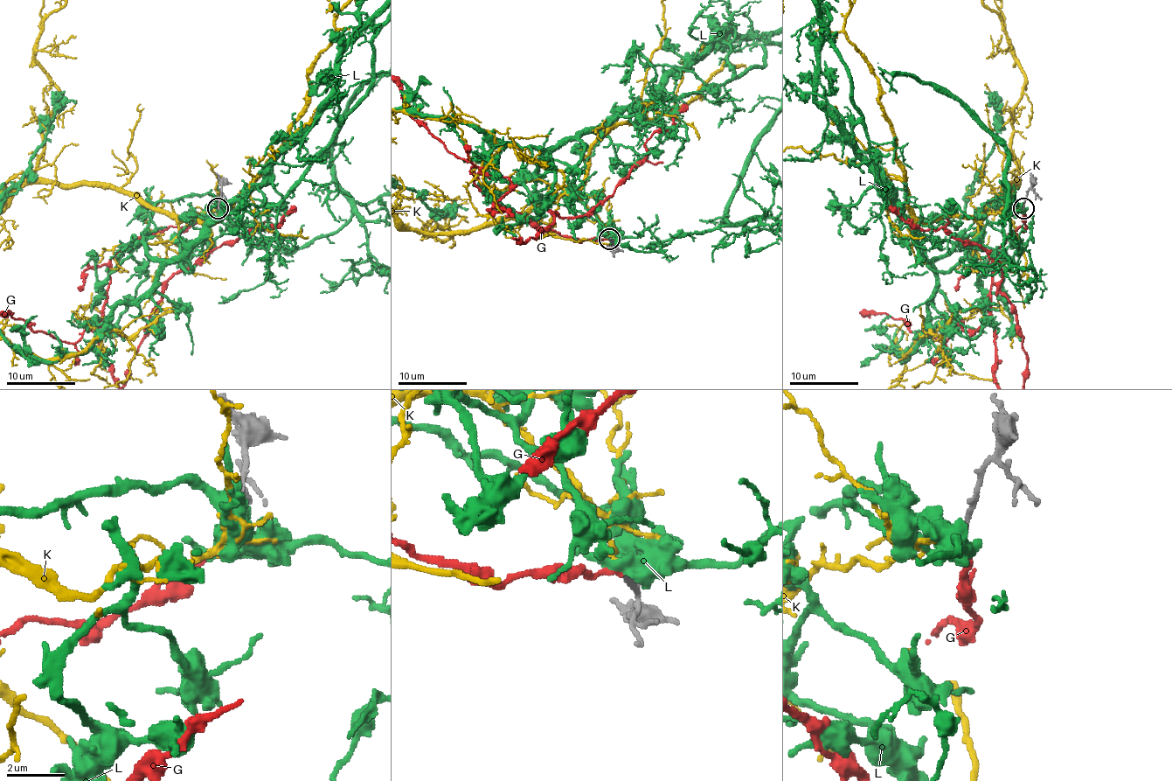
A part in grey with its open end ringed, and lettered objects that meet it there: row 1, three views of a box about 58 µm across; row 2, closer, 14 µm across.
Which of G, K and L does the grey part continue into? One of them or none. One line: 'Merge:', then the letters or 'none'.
Merge: none

